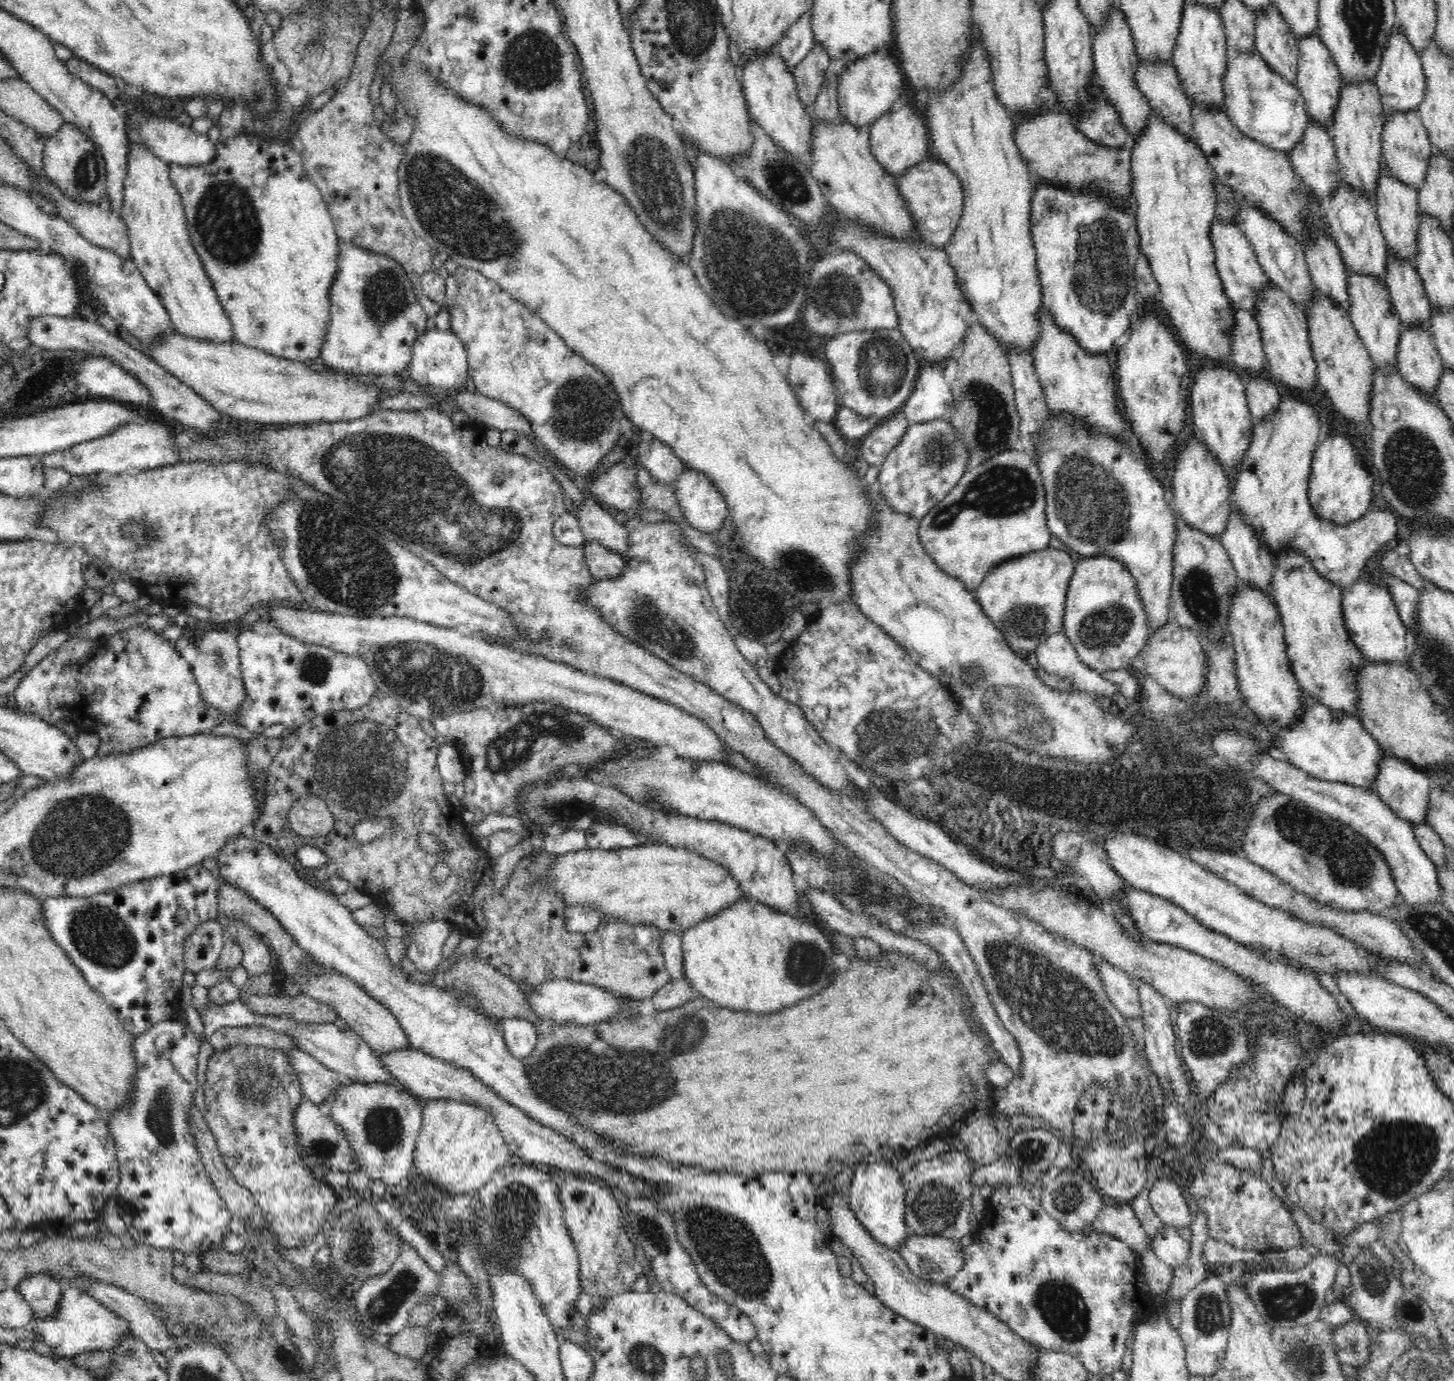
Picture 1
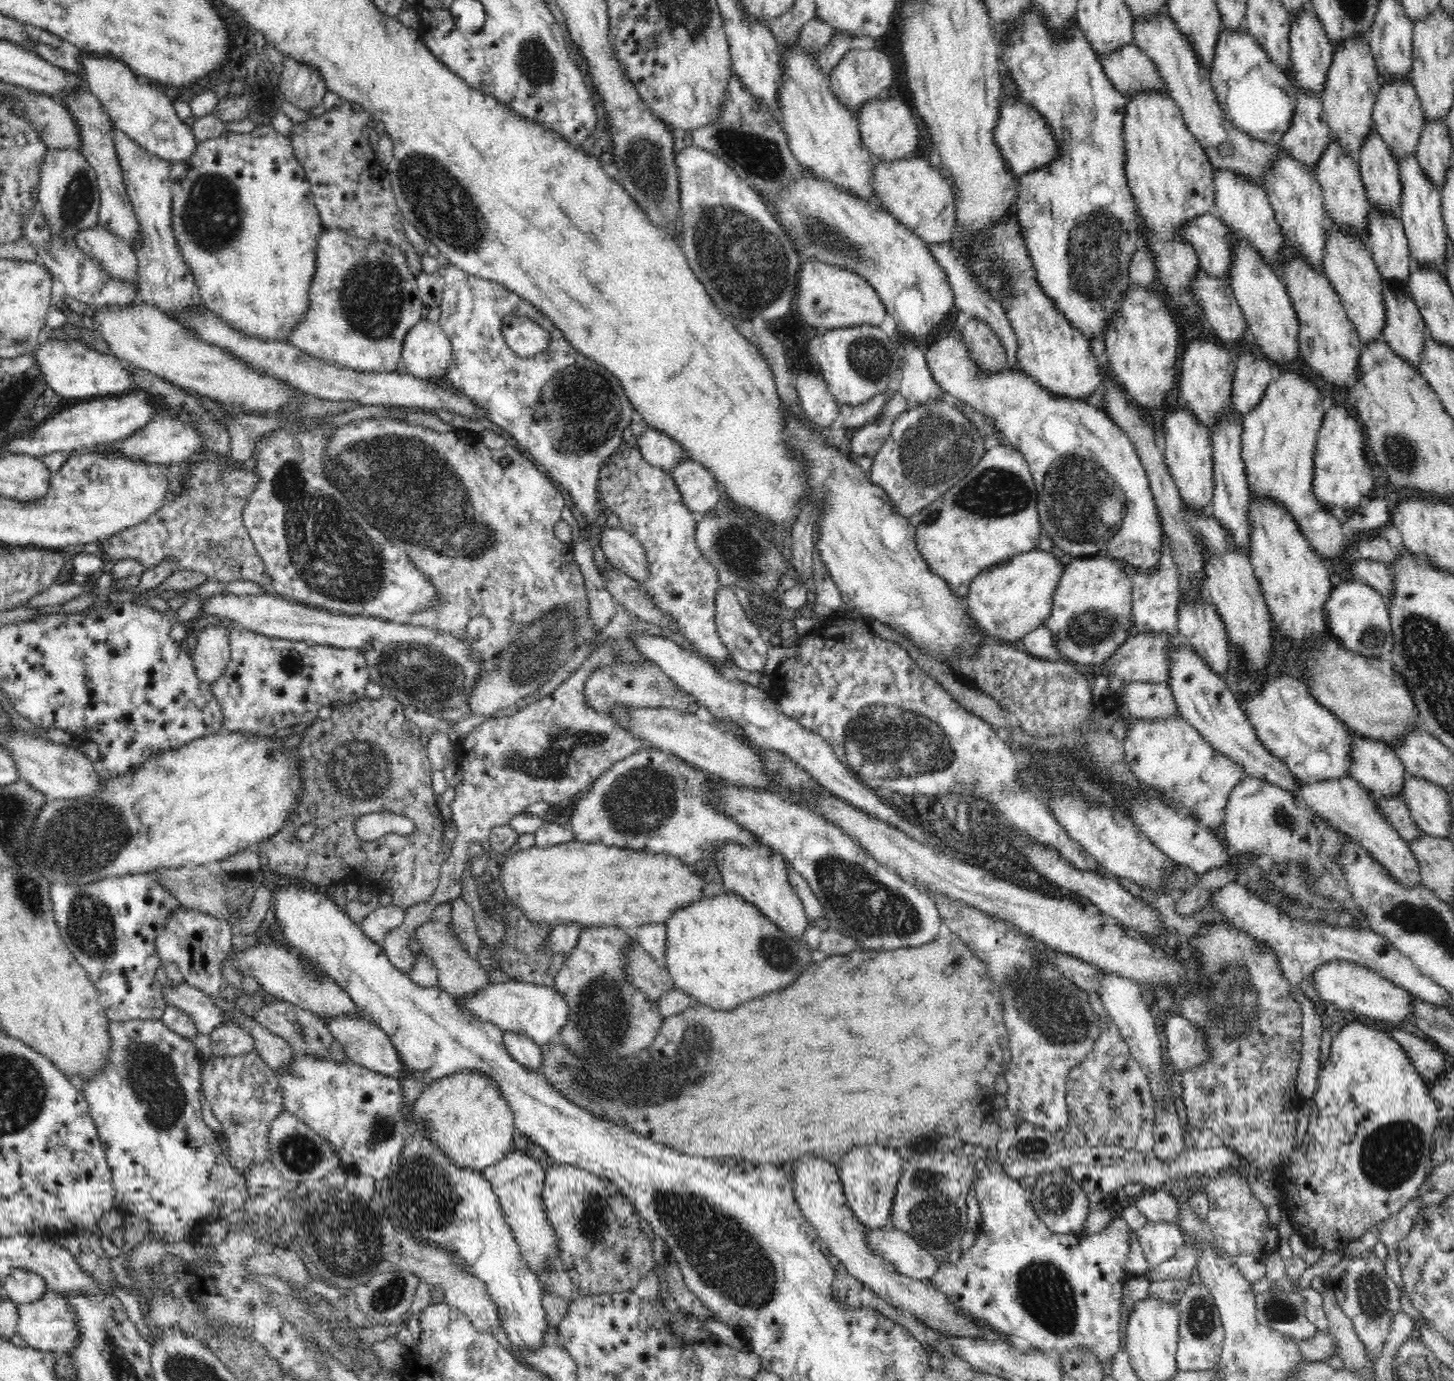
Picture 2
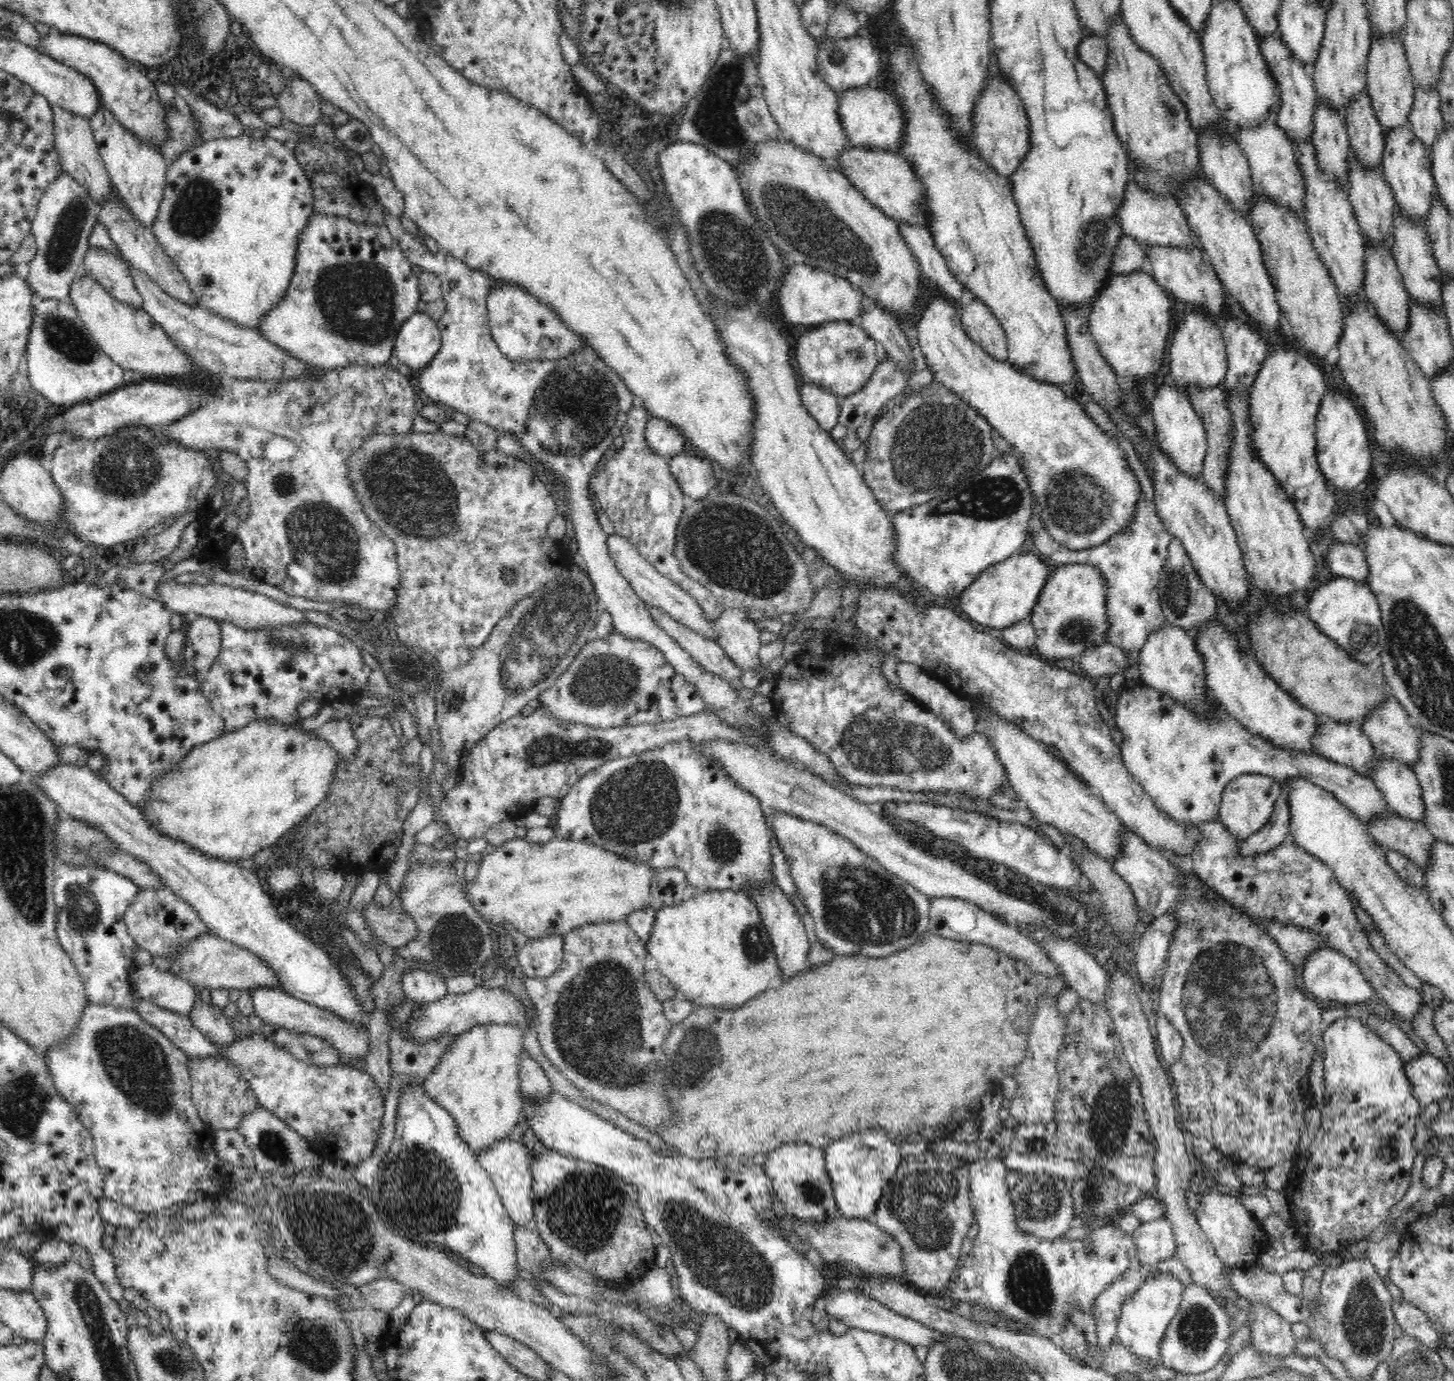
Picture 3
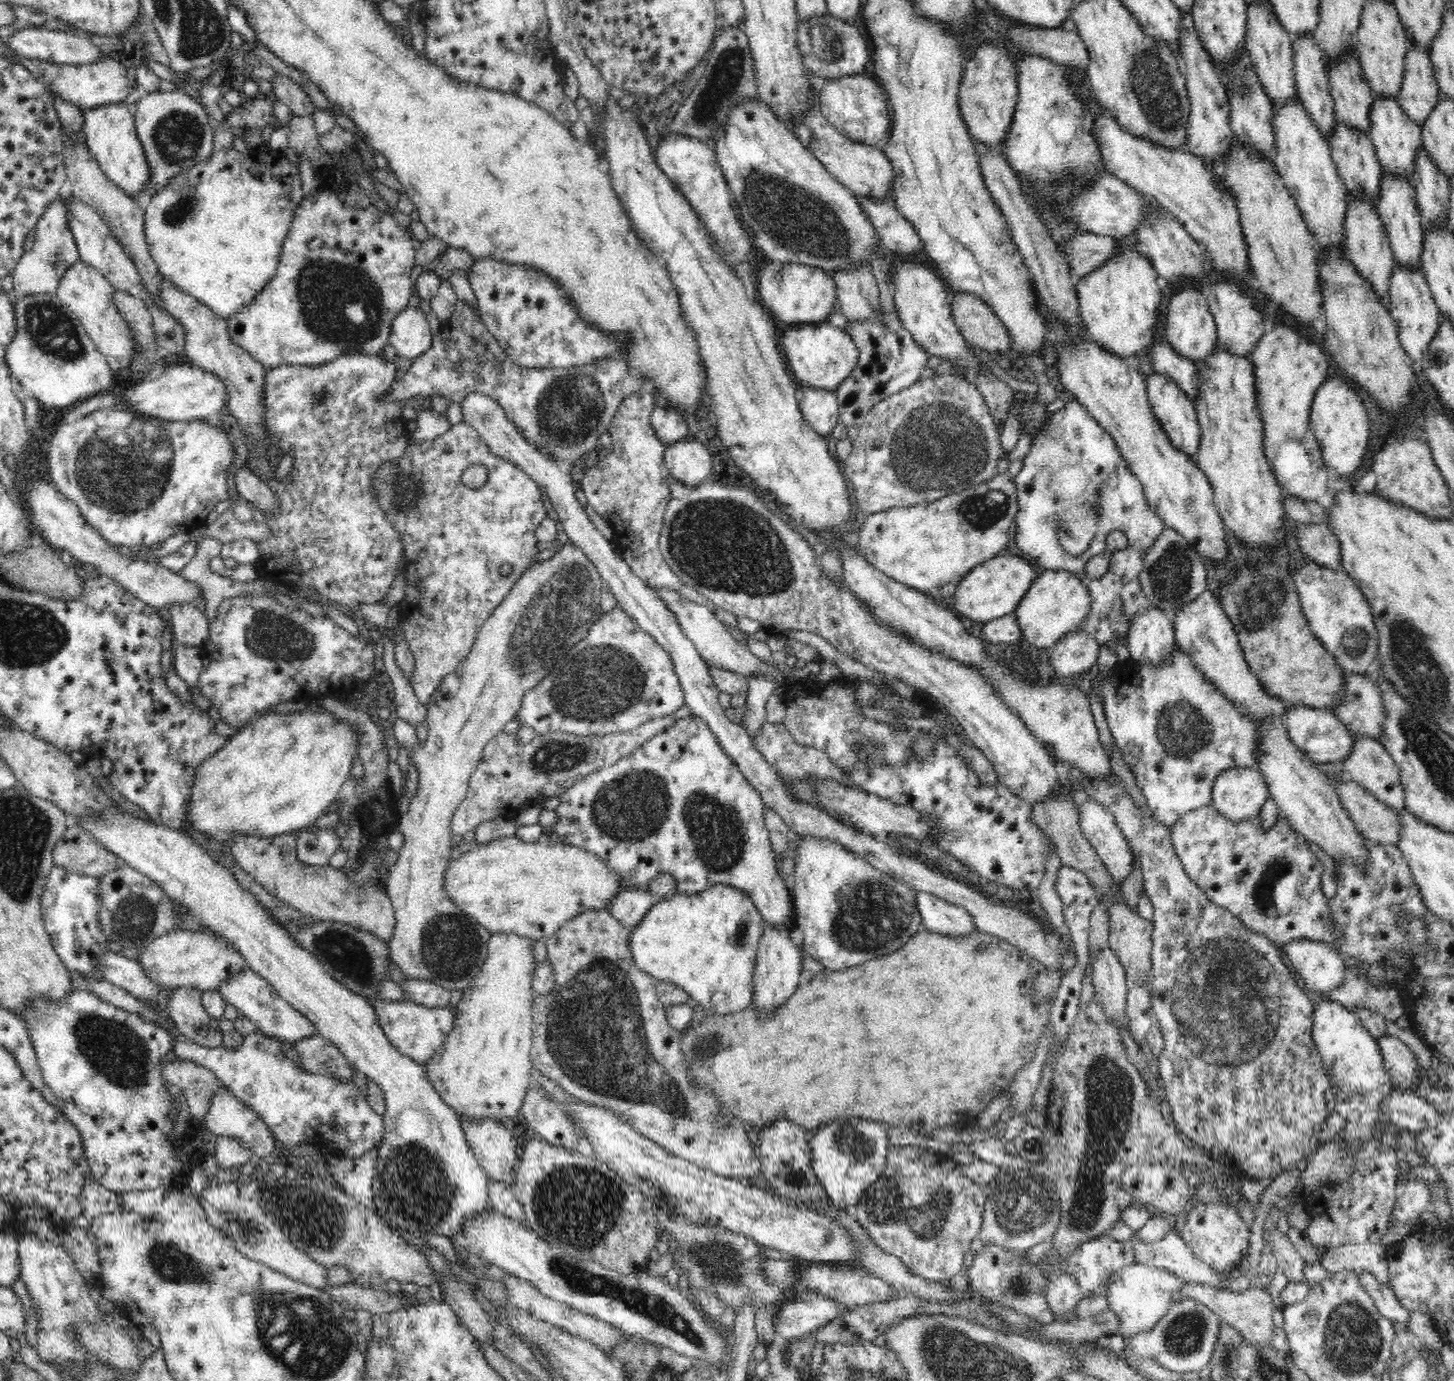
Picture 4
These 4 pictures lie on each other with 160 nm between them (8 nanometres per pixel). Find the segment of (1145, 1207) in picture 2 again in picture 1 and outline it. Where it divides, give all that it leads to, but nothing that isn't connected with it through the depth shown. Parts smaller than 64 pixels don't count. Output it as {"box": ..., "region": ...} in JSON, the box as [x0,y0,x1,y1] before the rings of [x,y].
{"box":[1149,1168,1192,1228],"region":[[[1168,1168],[1160,1171],[1158,1180],[1149,1192],[1149,1201],[1153,1211],[1165,1225],[1174,1228],[1191,1226],[1192,1214],[1182,1195],[1182,1190],[1171,1179]]]}

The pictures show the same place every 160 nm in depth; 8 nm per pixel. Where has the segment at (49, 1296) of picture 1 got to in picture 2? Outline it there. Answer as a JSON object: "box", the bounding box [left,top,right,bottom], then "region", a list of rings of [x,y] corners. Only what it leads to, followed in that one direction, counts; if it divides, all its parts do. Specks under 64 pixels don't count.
{"box":[3,1268,48,1303],"region":[[[14,1268],[9,1275],[6,1275],[3,1291],[4,1297],[16,1303],[31,1303],[42,1298],[48,1287],[45,1280],[35,1272]]]}

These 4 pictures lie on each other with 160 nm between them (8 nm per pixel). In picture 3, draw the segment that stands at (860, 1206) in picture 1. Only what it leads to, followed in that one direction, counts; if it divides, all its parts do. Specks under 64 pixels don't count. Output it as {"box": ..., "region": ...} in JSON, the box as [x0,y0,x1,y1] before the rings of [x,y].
{"box":[823,1128,901,1219],"region":[[[880,1128],[878,1132],[852,1132],[850,1136],[842,1136],[823,1149],[825,1169],[830,1175],[840,1214],[849,1219],[866,1219],[873,1215],[882,1192],[898,1170],[901,1161],[898,1147]]]}

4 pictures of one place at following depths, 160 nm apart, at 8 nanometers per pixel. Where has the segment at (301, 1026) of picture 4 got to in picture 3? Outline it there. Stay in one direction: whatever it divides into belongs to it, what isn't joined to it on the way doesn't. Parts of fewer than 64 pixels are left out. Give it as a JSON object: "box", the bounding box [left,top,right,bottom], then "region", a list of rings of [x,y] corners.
{"box":[250,987,369,1061],"region":[[[260,987],[250,989],[252,1003],[254,1003],[254,1013],[259,1016],[264,1024],[277,1026],[277,1028],[287,1028],[296,1032],[304,1032],[312,1036],[323,1038],[328,1041],[342,1057],[351,1057],[355,1061],[359,1058],[364,1060],[369,1053],[369,1032],[364,1024],[353,1024],[344,1022],[337,1014],[332,1014],[329,1010],[314,1007],[312,1004],[304,1003],[302,1000],[294,999],[279,988]]]}

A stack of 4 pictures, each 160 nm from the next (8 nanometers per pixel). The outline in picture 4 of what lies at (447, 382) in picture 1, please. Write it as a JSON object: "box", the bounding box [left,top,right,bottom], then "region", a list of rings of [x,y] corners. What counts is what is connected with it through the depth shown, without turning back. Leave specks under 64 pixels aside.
{"box":[389,305,433,365],"region":[[[408,305],[394,316],[389,343],[405,365],[426,352],[432,346],[433,338],[426,315],[419,307]]]}

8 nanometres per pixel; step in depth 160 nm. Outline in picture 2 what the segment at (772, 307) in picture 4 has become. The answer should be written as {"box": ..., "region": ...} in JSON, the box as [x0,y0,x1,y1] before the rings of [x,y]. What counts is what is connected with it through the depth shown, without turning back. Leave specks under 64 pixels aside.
{"box":[794,262,887,328],"region":[[[807,262],[799,270],[794,304],[803,320],[816,328],[844,328],[856,325],[879,326],[887,314],[877,292],[864,278],[849,270],[823,262]]]}

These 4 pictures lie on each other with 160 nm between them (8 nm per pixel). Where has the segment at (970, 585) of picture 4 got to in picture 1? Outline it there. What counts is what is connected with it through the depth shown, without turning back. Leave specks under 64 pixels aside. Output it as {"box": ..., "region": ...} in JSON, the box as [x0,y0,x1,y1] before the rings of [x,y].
{"box":[973,547,1074,653],"region":[[[1046,547],[1000,563],[986,573],[973,593],[1011,648],[1032,653],[1051,634],[1063,632],[1067,588],[1074,569],[1069,553]]]}

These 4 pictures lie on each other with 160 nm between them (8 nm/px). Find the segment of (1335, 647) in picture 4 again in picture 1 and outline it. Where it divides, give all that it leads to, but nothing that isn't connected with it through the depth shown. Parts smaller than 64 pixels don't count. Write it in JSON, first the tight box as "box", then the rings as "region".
{"box":[1341,580,1409,664],"region":[[[1358,580],[1351,587],[1346,587],[1341,589],[1341,591],[1343,619],[1345,620],[1347,631],[1350,633],[1350,638],[1358,651],[1362,653],[1362,657],[1366,661],[1372,662],[1406,664],[1409,653],[1408,631],[1401,622],[1397,606],[1394,604],[1389,590],[1382,584],[1372,584],[1365,580]]]}

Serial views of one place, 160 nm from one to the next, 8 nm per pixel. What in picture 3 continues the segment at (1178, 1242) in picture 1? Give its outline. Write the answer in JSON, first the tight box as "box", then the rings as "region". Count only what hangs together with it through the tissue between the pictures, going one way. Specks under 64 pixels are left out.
{"box":[1132,1217,1176,1265],"region":[[[1164,1217],[1142,1223],[1132,1236],[1142,1265],[1154,1265],[1176,1256],[1173,1226]]]}

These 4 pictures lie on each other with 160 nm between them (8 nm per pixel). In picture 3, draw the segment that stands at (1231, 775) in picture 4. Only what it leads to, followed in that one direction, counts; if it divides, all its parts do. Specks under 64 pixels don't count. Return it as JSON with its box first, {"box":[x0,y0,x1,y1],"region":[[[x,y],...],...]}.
{"box":[1219,774,1281,840],"region":[[[1245,774],[1237,776],[1225,784],[1219,804],[1219,819],[1226,829],[1242,840],[1254,834],[1266,824],[1274,810],[1276,798],[1281,795],[1281,783],[1269,775]]]}

